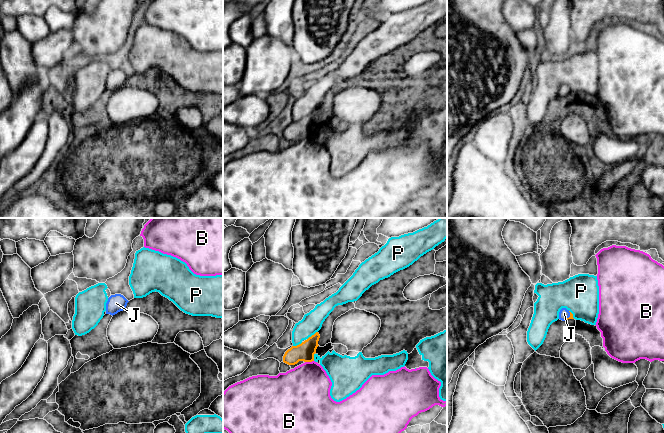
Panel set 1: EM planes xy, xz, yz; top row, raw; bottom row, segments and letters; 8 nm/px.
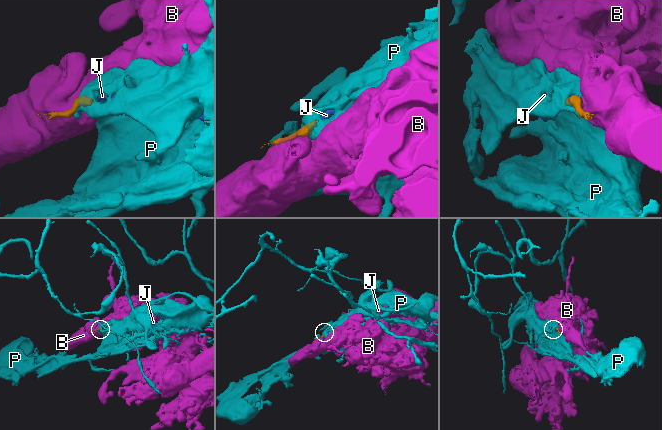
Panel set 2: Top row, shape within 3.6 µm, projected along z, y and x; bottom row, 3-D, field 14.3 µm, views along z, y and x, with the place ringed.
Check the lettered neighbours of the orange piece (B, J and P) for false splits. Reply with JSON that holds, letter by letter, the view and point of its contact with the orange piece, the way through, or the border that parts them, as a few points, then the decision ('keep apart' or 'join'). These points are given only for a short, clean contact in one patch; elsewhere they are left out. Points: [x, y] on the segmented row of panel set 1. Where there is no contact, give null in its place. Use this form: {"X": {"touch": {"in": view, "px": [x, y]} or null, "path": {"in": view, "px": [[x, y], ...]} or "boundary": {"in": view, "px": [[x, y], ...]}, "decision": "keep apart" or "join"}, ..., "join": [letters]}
{"B": {"touch": {"in": "xz", "px": [309, 361]}, "decision": "keep apart"}, "J": {"touch": {"in": "yz", "px": [570, 315]}, "path": {"in": "yz", "px": [[571, 315], [570, 315], [564, 313]]}, "decision": "join"}, "P": {"touch": {"in": "xz", "px": [312, 335]}, "decision": "keep apart"}, "join": ["J"]}

